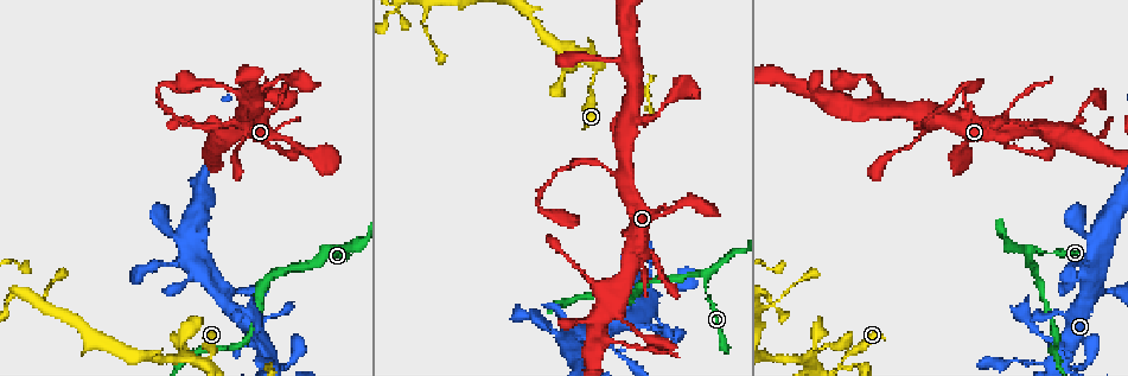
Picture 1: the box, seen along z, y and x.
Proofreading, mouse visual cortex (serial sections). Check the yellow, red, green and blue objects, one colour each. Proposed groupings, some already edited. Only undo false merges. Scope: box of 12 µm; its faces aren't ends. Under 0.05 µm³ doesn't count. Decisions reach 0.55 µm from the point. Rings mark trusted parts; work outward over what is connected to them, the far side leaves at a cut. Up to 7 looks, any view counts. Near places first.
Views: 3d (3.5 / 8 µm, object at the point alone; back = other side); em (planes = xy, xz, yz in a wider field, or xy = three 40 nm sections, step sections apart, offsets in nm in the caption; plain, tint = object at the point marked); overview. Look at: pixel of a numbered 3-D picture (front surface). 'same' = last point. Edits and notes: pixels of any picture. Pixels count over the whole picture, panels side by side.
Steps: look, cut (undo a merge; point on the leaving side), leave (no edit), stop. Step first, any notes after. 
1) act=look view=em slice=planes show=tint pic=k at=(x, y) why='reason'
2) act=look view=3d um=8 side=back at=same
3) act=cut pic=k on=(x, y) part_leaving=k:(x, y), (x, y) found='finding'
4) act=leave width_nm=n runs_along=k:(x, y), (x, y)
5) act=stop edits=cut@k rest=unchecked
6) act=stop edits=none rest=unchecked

act=look view=3d um=3.5 pic=1 at=(1006, 114)

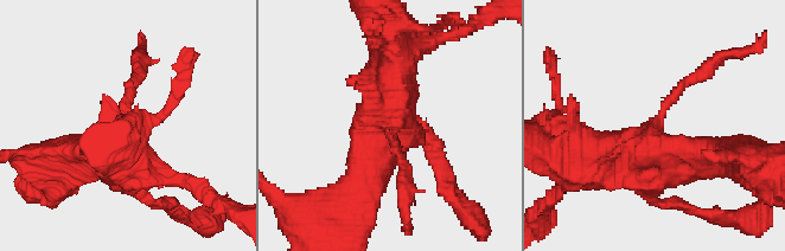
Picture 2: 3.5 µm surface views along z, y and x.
act=look view=em slice=xy step=1 show=tint pic=2 at=(655, 130) why='need the tissue'

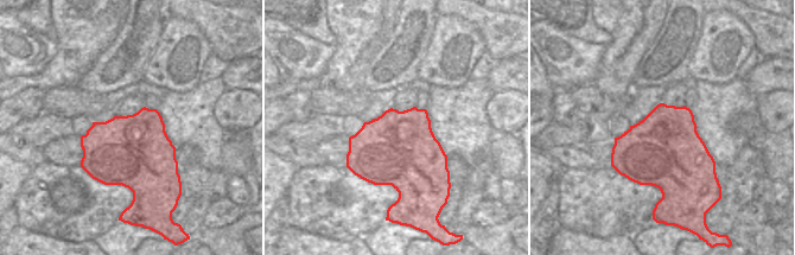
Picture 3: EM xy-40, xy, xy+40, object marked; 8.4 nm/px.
act=look view=em slice=xy step=2 show=tint at=same

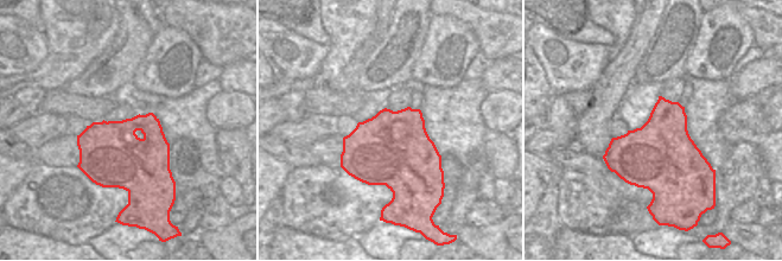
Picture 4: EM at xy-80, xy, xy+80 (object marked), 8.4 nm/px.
act=leave found='all the same cell'

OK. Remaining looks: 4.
act=look view=3d um=3.5 pic=1 at=(187, 351) why='sudden change in width'

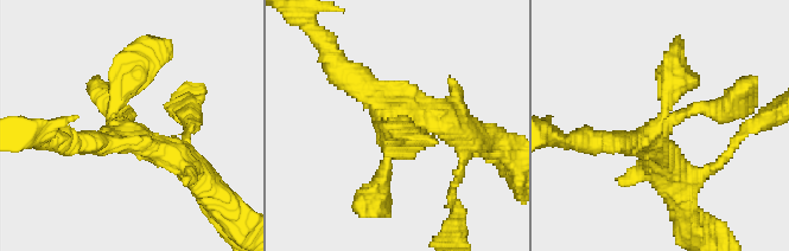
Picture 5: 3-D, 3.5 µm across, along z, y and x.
act=look view=em slice=xy step=1 show=plain pic=5 at=(129, 125) arms=4 arm_widths_nm=200,300,400,400 why='need the tissue'

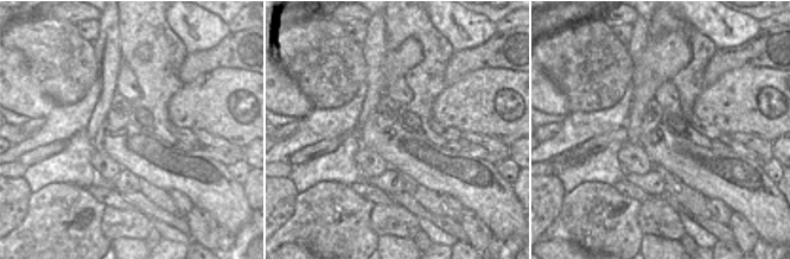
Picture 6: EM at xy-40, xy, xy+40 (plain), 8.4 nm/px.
act=look view=em slice=xy step=1 show=tint at=same

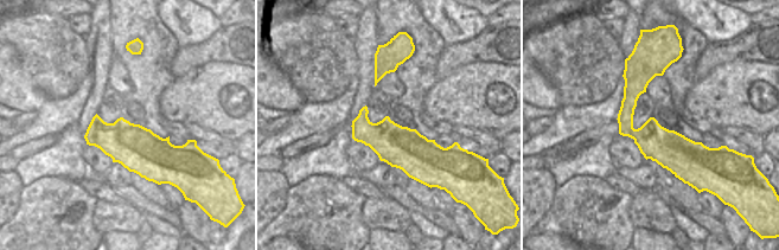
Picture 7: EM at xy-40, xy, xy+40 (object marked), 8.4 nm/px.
act=leave runs_along=7:(646, 65), (627, 126), (687, 179) found='continuous, no second cell'

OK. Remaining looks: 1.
act=look view=3d um=3.5 pic=1 at=(167, 85) why='calibre changes'

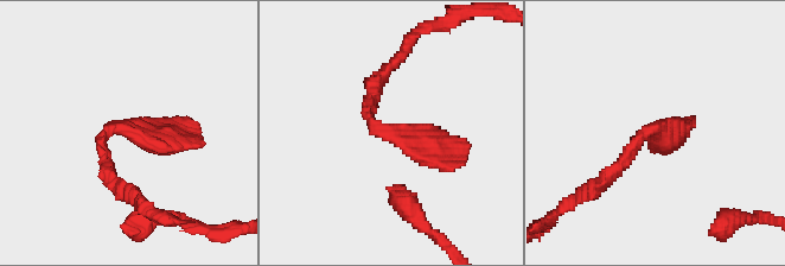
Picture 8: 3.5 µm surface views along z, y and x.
act=leave runs_along=8:(380, 82), (372, 125), (457, 154) found='all the same cell'

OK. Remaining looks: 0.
act=stop edits=none rest=unchecked

